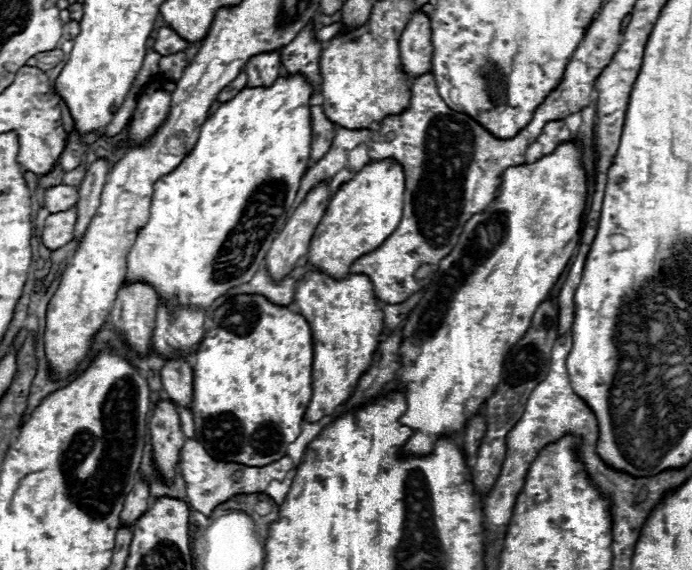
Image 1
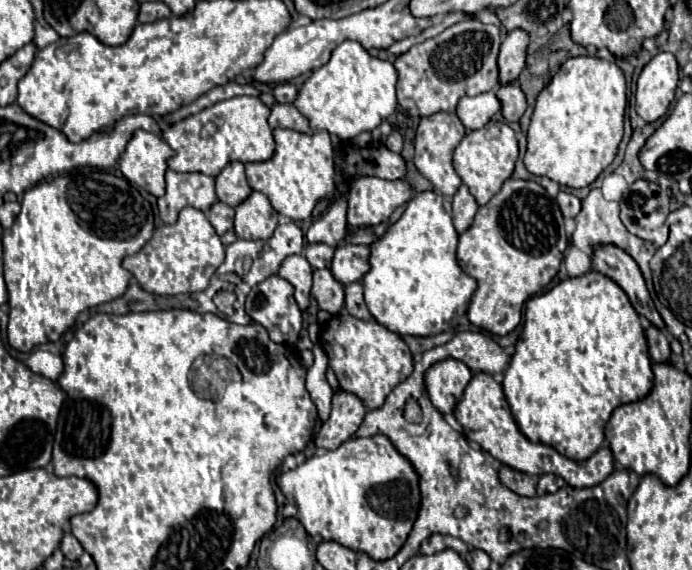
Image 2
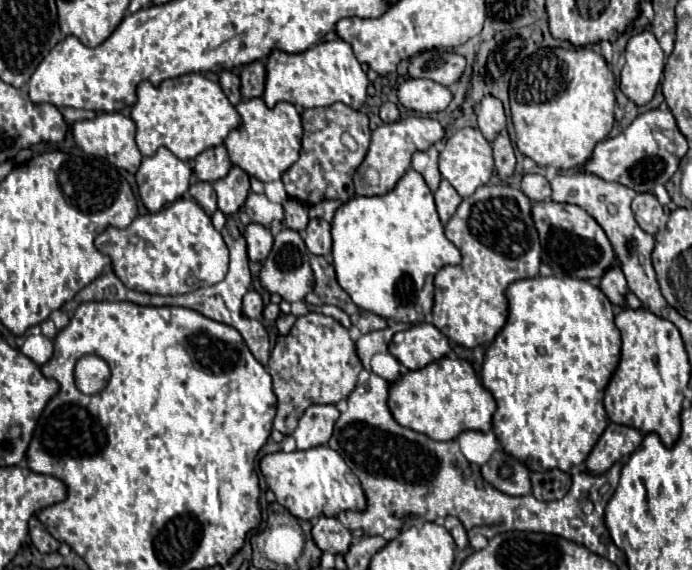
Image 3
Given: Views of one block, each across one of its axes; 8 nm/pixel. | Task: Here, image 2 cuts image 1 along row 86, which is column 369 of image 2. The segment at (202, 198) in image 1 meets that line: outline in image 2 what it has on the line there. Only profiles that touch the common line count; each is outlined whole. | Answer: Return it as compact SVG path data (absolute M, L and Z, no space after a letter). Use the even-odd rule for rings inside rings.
M426 190L418 192L406 206L404 214L398 222L390 224L388 230L372 242L370 248L370 270L362 276L364 286L364 302L370 314L388 330L400 336L434 336L454 328L456 316L464 316L468 310L468 302L472 292L476 290L476 280L464 274L456 262L456 246L458 232L452 226L450 204L444 196Z

